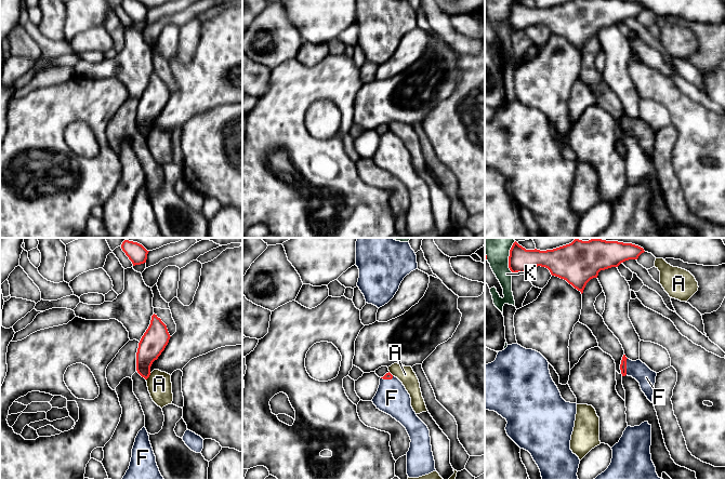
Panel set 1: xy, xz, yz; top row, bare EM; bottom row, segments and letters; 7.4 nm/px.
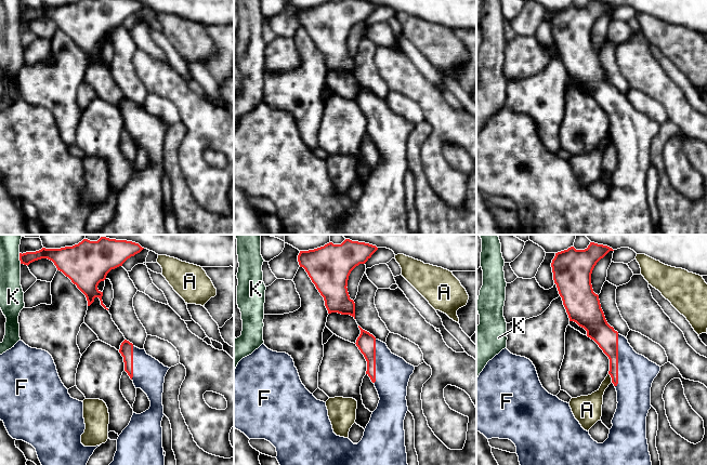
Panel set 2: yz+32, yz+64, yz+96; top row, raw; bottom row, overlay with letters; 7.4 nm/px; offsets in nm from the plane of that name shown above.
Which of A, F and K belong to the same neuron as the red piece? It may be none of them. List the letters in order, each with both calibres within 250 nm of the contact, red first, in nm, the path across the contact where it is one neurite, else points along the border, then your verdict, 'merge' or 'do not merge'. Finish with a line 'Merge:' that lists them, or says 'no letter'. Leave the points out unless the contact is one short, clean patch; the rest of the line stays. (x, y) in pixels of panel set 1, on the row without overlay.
A: 190 nm thick on the red side, 180 nm on the other; do not merge
F: 50 nm thick on the red side, 140 nm on the other; merge
K: 170 nm thick on the red side, 170 nm on the other; do not merge
Merge: F

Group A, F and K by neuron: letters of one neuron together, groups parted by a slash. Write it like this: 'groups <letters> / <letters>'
groups A / F / K

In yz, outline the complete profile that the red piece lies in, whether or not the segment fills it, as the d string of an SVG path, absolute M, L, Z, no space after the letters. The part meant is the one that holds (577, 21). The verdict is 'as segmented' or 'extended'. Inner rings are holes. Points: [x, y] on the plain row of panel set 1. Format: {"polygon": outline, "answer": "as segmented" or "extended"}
{"polygon": "M514 0L509 14L512 31L524 31L532 25L545 25L552 34L566 38L583 51L586 41L601 28L618 25L629 17L637 17L644 6L623 0L571 0L546 9L526 8Z", "answer": "as segmented"}

